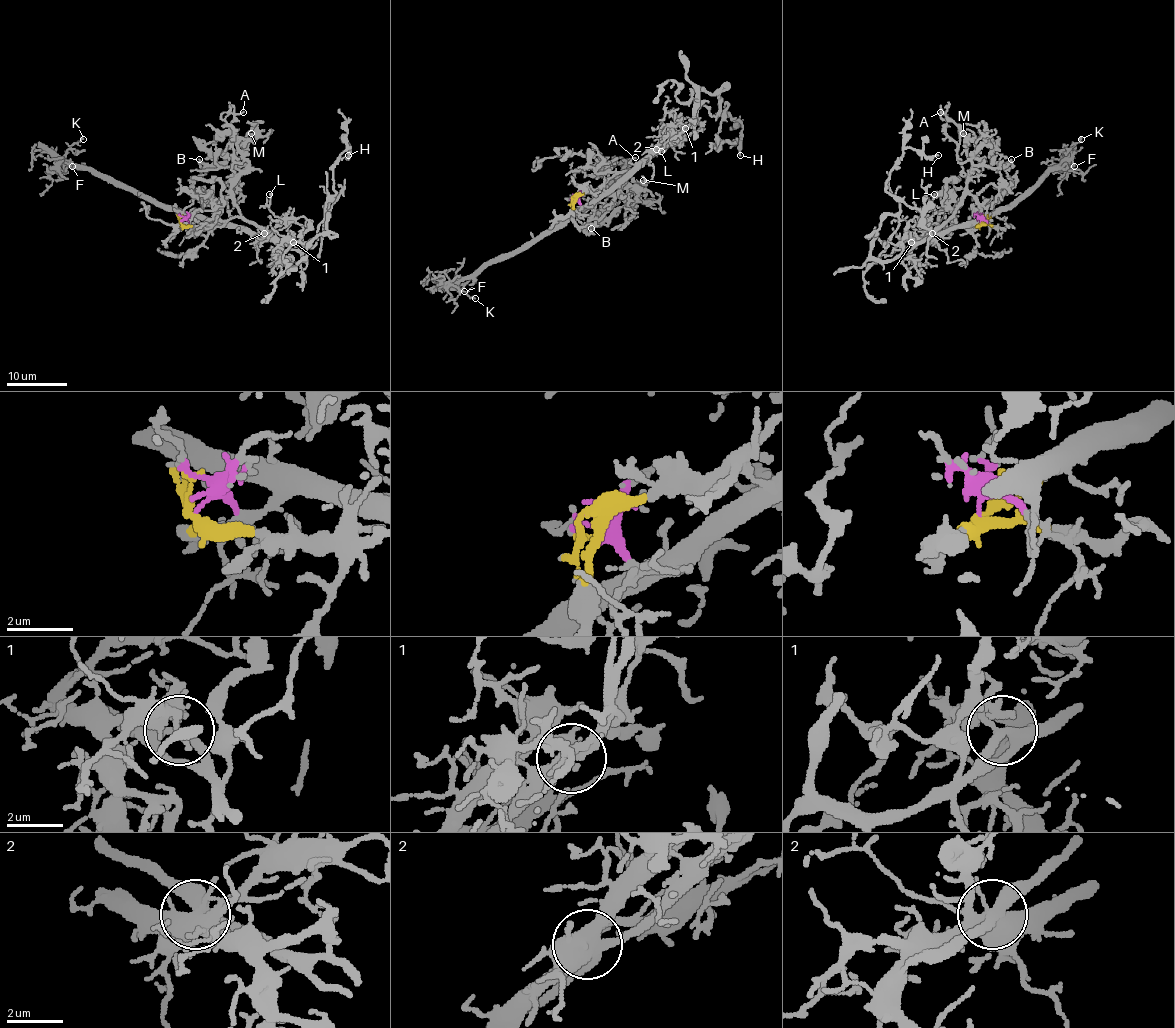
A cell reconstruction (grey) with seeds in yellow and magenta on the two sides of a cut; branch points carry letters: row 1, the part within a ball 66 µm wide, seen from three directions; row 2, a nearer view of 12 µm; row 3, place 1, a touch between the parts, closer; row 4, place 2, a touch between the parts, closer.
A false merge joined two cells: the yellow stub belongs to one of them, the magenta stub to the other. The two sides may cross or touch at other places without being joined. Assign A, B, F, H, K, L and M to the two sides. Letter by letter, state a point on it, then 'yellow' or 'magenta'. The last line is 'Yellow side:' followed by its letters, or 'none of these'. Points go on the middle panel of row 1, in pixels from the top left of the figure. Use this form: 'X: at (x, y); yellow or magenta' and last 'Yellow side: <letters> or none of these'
A: at (635, 157); yellow
B: at (591, 228); yellow
F: at (464, 291); magenta
H: at (740, 155); yellow
K: at (475, 298); magenta
L: at (661, 151); magenta
M: at (643, 180); yellow
Yellow side: A, B, H, M

